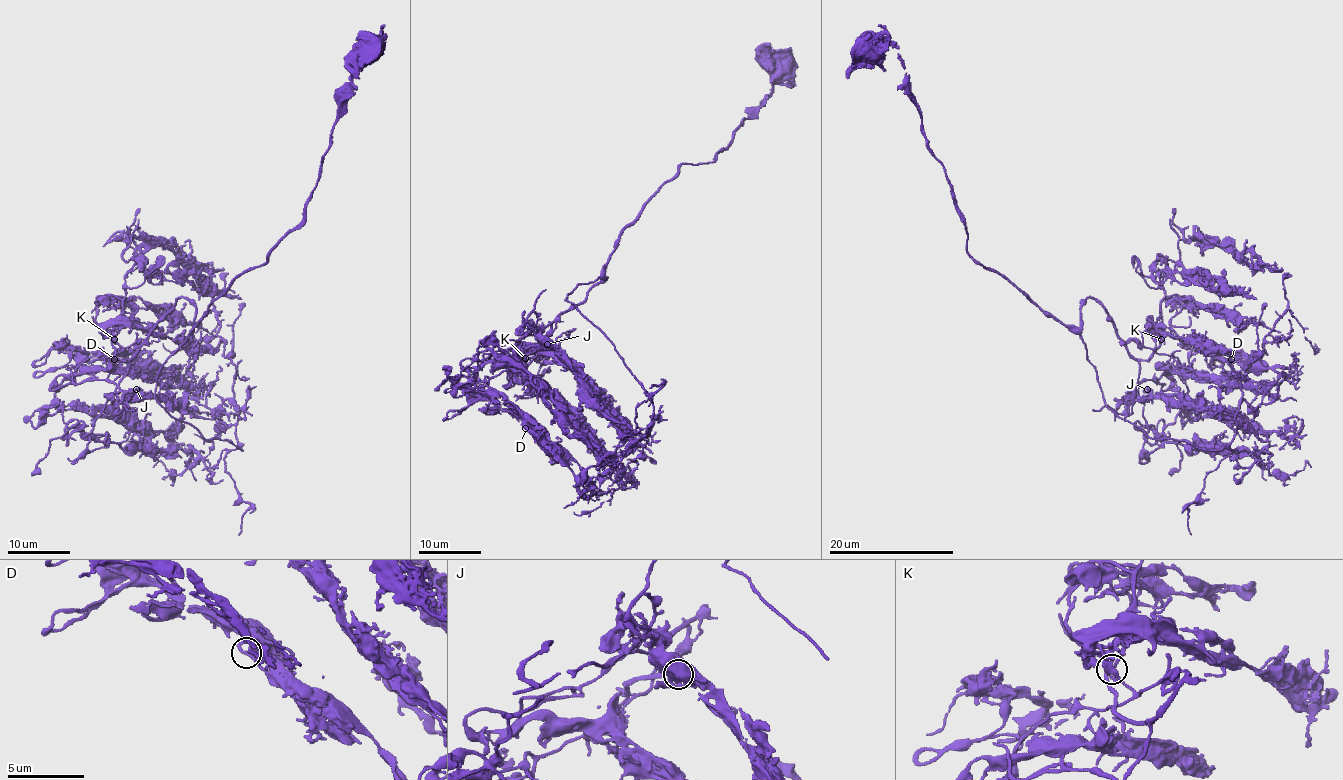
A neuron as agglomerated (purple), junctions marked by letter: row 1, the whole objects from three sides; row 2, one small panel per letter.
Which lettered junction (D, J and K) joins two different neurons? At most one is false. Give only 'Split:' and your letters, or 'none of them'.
Split: none of them

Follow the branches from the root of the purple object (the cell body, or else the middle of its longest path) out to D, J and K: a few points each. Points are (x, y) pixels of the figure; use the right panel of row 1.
D: (867, 47), (898, 48), (976, 263), (1066, 325), (1093, 297), (1125, 342), (1184, 367), (1200, 350), (1231, 359)
J: (867, 47), (898, 48), (968, 255), (1066, 325), (1080, 325), (1093, 297), (1139, 364), (1136, 393), (1147, 389)
K: (867, 47), (898, 48), (976, 263), (1066, 325), (1080, 325), (1093, 297), (1125, 342), (1161, 339)

